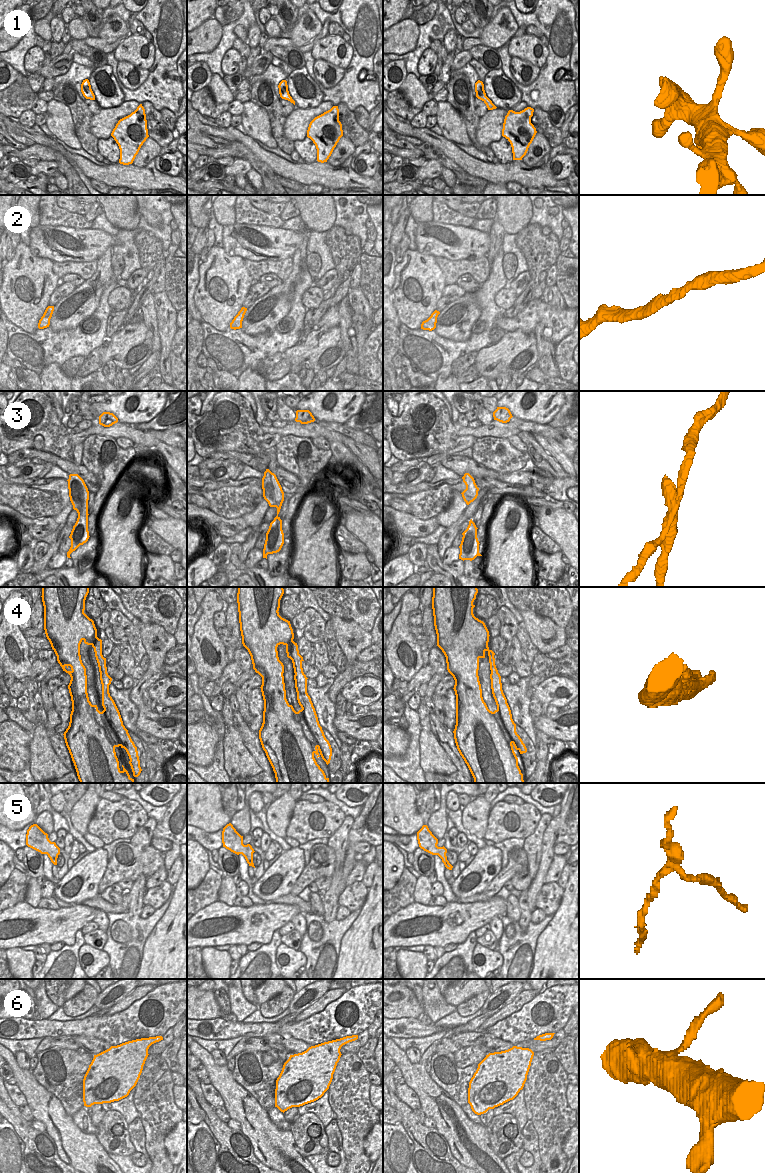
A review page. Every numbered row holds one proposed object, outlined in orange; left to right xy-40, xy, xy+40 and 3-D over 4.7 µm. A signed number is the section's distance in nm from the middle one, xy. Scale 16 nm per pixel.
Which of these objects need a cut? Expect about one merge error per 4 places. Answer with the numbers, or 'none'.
3

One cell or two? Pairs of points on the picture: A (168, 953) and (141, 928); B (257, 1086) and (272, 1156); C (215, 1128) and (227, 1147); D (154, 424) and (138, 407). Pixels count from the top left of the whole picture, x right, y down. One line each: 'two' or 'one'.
A: two
B: two
C: one
D: two

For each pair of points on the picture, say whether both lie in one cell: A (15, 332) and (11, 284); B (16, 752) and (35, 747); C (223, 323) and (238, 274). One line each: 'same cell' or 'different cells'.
A: different cells
B: different cells
C: same cell

